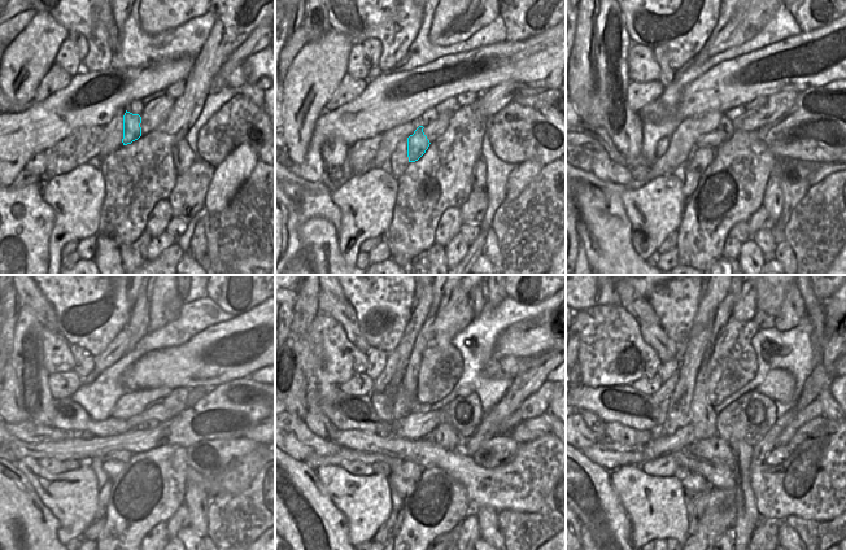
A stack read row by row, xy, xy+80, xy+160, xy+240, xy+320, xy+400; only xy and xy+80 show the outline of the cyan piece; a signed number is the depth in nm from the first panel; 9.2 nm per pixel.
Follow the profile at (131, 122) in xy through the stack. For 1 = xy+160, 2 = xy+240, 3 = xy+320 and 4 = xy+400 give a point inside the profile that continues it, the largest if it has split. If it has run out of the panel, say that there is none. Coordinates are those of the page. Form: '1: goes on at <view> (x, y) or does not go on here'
1: goes on at xy+160 (702, 157)
2: goes on at xy+240 (113, 462)
3: goes on at xy+320 (402, 478)
4: goes on at xy+400 (694, 485)

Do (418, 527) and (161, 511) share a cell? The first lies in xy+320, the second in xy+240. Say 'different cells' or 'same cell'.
same cell

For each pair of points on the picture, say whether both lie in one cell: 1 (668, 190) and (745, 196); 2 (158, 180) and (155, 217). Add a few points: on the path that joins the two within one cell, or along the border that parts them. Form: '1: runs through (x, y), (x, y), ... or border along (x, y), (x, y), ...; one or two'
1: border along (685, 203), (681, 218); two
2: border along (168, 197), (155, 205), (145, 227); two

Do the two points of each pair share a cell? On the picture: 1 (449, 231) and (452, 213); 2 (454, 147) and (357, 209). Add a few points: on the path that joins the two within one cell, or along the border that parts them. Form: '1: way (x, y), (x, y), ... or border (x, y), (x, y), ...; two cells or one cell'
1: way (449, 227), (452, 217); one cell
2: border (397, 179), (397, 196), (391, 213); two cells

